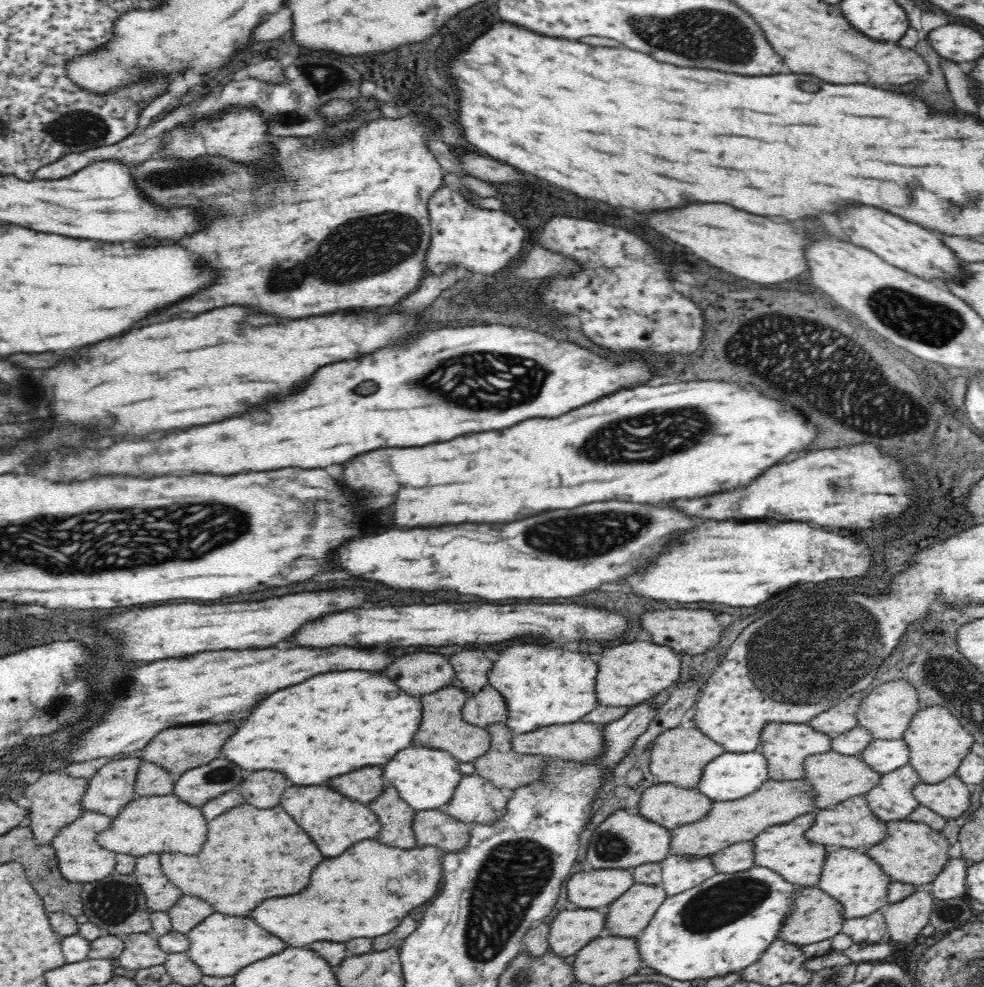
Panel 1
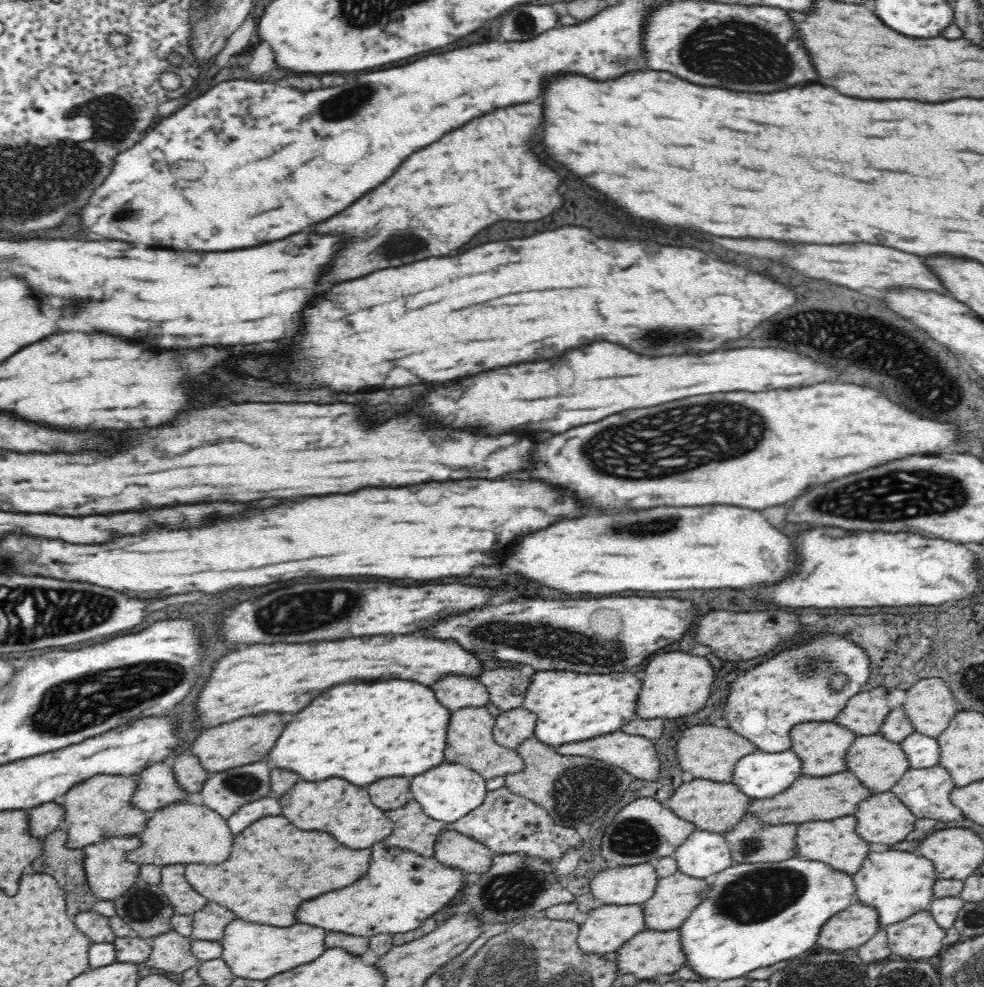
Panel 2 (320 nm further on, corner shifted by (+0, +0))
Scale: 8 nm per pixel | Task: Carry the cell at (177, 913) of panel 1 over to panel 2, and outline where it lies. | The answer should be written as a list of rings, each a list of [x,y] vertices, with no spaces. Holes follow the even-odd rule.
[[[209,902],[202,910],[192,915],[193,929],[191,938],[201,941],[220,941],[224,936],[224,929],[238,920],[237,914],[218,903]]]

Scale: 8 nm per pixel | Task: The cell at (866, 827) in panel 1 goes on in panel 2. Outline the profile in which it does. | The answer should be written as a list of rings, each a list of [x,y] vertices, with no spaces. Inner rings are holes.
[[[892,792],[863,800],[855,812],[856,832],[874,844],[902,842],[914,830],[917,816]]]

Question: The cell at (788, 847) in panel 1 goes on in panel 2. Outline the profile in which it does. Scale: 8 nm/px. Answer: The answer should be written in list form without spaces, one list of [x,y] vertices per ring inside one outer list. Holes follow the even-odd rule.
[[[844,815],[831,821],[814,821],[799,823],[796,835],[797,854],[808,860],[818,860],[829,864],[832,868],[848,874],[856,874],[864,859],[870,852],[870,842],[864,840],[856,832],[857,818],[855,815]]]

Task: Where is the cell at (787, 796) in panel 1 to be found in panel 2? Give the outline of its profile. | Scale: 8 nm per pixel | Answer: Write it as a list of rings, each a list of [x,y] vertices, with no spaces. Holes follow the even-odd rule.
[[[850,769],[824,777],[802,775],[798,781],[792,784],[790,790],[772,798],[753,799],[747,814],[757,814],[763,822],[768,824],[831,821],[833,818],[840,818],[844,815],[854,815],[858,810],[858,805],[875,794],[876,792],[871,792],[868,787],[862,785],[858,781],[858,777],[850,772]]]

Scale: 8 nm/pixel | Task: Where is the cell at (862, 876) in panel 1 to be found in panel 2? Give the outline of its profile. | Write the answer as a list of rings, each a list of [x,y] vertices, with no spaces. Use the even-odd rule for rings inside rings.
[[[892,849],[884,852],[869,852],[860,870],[856,874],[853,874],[859,902],[873,906],[879,912],[880,925],[883,927],[908,920],[907,918],[920,911],[930,910],[931,902],[937,898],[933,891],[933,886],[938,879],[940,878],[937,875],[936,867],[929,858],[915,851],[908,852]]]

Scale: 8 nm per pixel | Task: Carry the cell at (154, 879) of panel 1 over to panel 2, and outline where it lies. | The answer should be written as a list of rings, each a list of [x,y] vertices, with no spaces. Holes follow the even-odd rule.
[[[185,865],[163,866],[160,885],[176,915],[192,916],[210,902],[186,880]]]

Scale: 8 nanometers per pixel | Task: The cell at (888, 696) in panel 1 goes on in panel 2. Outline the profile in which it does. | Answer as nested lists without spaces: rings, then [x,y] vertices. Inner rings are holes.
[[[942,676],[920,680],[916,686],[909,688],[903,706],[916,733],[926,734],[932,738],[938,738],[948,728],[952,718],[956,718],[956,714],[963,711]]]

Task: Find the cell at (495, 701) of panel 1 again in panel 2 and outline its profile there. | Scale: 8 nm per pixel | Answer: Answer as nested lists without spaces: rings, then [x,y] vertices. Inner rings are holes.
[[[522,708],[502,711],[496,718],[493,730],[496,742],[509,749],[516,749],[529,738],[535,736],[535,726],[538,716]]]

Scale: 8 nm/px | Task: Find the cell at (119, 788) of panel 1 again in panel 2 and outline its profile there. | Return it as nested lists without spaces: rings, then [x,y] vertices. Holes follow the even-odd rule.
[[[169,762],[153,764],[132,778],[136,778],[138,786],[131,801],[134,806],[146,812],[155,812],[174,803],[189,801],[190,792],[178,785]]]

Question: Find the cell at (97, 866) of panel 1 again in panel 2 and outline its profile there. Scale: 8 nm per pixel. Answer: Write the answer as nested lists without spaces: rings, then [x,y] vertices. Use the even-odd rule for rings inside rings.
[[[138,836],[110,837],[83,848],[85,852],[85,875],[96,898],[113,901],[135,885],[139,879],[140,867],[138,863],[130,862],[127,859],[127,854],[140,845],[141,839]]]

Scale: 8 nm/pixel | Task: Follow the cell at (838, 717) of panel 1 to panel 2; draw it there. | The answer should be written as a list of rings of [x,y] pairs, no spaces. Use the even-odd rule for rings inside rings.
[[[882,687],[855,694],[833,722],[849,728],[858,736],[878,733],[891,712],[886,699],[887,694],[888,690]]]

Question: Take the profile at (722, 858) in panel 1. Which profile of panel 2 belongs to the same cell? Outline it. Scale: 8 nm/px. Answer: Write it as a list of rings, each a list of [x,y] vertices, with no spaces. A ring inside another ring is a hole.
[[[757,814],[746,816],[725,835],[734,864],[758,864],[769,862],[782,862],[798,856],[796,835],[799,823],[768,824],[763,822]]]

